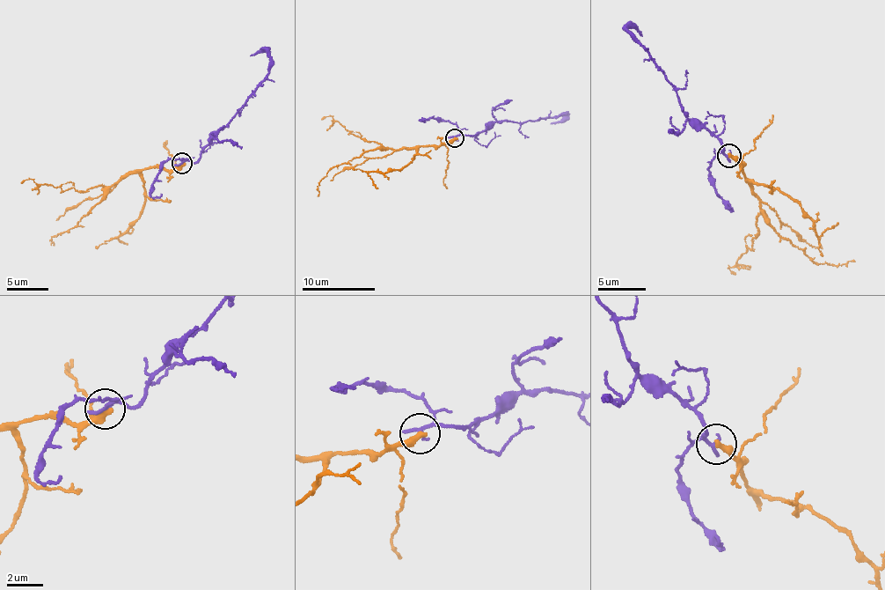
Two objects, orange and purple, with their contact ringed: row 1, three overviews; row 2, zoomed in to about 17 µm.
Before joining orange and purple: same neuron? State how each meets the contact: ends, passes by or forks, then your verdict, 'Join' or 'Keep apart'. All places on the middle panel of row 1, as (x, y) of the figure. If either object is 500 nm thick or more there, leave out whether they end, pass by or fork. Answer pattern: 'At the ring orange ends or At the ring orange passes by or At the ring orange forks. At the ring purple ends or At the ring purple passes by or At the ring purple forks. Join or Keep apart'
At the ring orange ends. At the ring purple passes by. Keep apart

